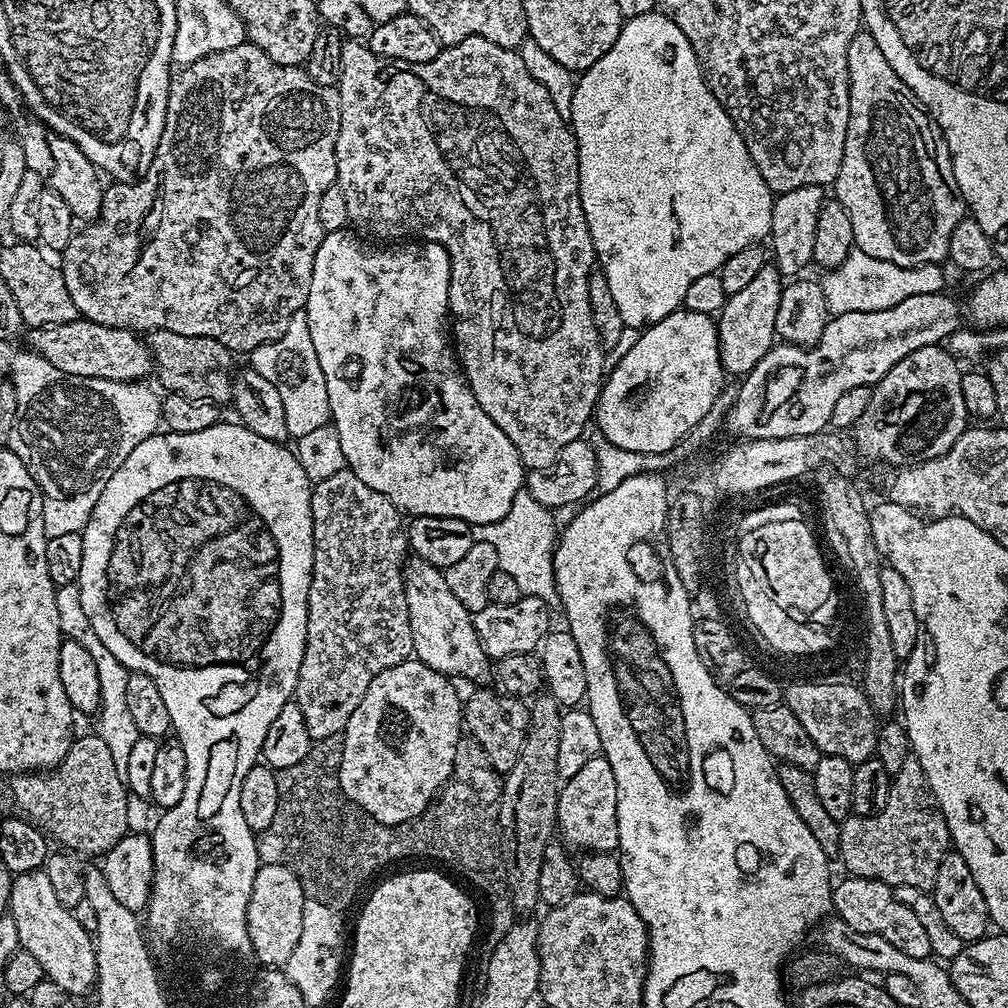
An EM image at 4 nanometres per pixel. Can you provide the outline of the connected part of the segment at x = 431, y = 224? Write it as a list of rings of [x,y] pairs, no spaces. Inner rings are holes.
[[[471,36],[457,44],[449,44],[432,60],[427,60],[421,64],[406,64],[403,62],[392,62],[387,65],[385,72],[380,72],[376,76],[376,64],[378,58],[368,49],[367,43],[356,38],[348,38],[340,45],[340,79],[338,81],[338,91],[340,93],[340,129],[338,130],[338,142],[336,143],[336,183],[339,184],[342,194],[346,194],[346,210],[348,219],[353,229],[361,233],[369,232],[372,236],[381,236],[381,241],[388,242],[391,236],[404,236],[400,238],[412,238],[417,232],[421,241],[433,240],[436,244],[442,244],[448,251],[450,258],[450,294],[448,295],[448,311],[451,316],[450,332],[454,337],[454,351],[459,359],[460,367],[464,377],[468,380],[470,390],[474,398],[478,398],[478,406],[494,418],[494,426],[514,442],[514,450],[518,450],[520,461],[524,463],[525,469],[545,468],[558,458],[558,450],[570,442],[581,439],[585,435],[584,427],[590,424],[593,419],[596,403],[600,397],[600,389],[604,387],[606,379],[606,348],[600,343],[600,335],[594,326],[594,318],[590,318],[590,282],[594,269],[597,267],[596,251],[594,242],[590,238],[590,230],[586,226],[586,214],[582,210],[582,198],[580,197],[580,163],[578,162],[578,146],[576,136],[572,133],[569,121],[562,114],[558,114],[558,109],[554,107],[554,101],[550,99],[550,94],[546,94],[542,82],[534,82],[530,78],[530,70],[526,70],[526,62],[522,62],[519,51],[514,48],[503,48],[494,42],[490,42],[481,36]]]

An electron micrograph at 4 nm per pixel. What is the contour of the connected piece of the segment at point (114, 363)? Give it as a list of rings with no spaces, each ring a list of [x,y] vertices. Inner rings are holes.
[[[77,318],[48,328],[34,328],[27,333],[31,351],[45,356],[50,366],[58,366],[62,374],[78,378],[106,378],[140,382],[153,371],[152,354],[143,339],[131,328],[111,328],[93,320]]]

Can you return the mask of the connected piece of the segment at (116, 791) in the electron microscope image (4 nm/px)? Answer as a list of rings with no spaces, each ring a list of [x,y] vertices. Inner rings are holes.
[[[77,735],[66,758],[62,758],[62,762],[47,775],[20,774],[13,780],[16,781],[12,784],[12,796],[16,799],[17,806],[25,812],[21,813],[31,823],[47,829],[53,837],[56,835],[65,844],[65,849],[77,853],[89,852],[100,858],[122,837],[129,835],[130,793],[124,777],[118,774],[118,766],[114,766],[110,749],[98,735]]]

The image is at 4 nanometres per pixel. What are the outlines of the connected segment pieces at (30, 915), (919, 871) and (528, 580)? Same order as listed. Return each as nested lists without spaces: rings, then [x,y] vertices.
[[[44,870],[19,873],[12,881],[7,911],[14,918],[20,947],[30,950],[42,962],[45,977],[53,980],[73,998],[93,991],[96,983],[96,945],[94,936],[75,918],[73,909],[58,902],[53,884]]]
[[[910,755],[902,762],[902,770],[892,776],[890,798],[886,806],[873,816],[848,817],[840,825],[839,863],[844,863],[844,872],[853,876],[870,878],[883,884],[918,886],[931,890],[938,878],[938,866],[950,851],[950,837],[946,818],[938,806],[935,794],[926,782],[922,762]]]
[[[521,490],[510,502],[510,510],[506,510],[506,518],[493,524],[485,524],[482,538],[494,546],[494,554],[498,554],[499,571],[510,574],[514,582],[518,582],[521,593],[525,596],[542,598],[549,606],[557,603],[556,570],[553,556],[556,553],[558,524],[553,509],[542,506],[526,490]]]

